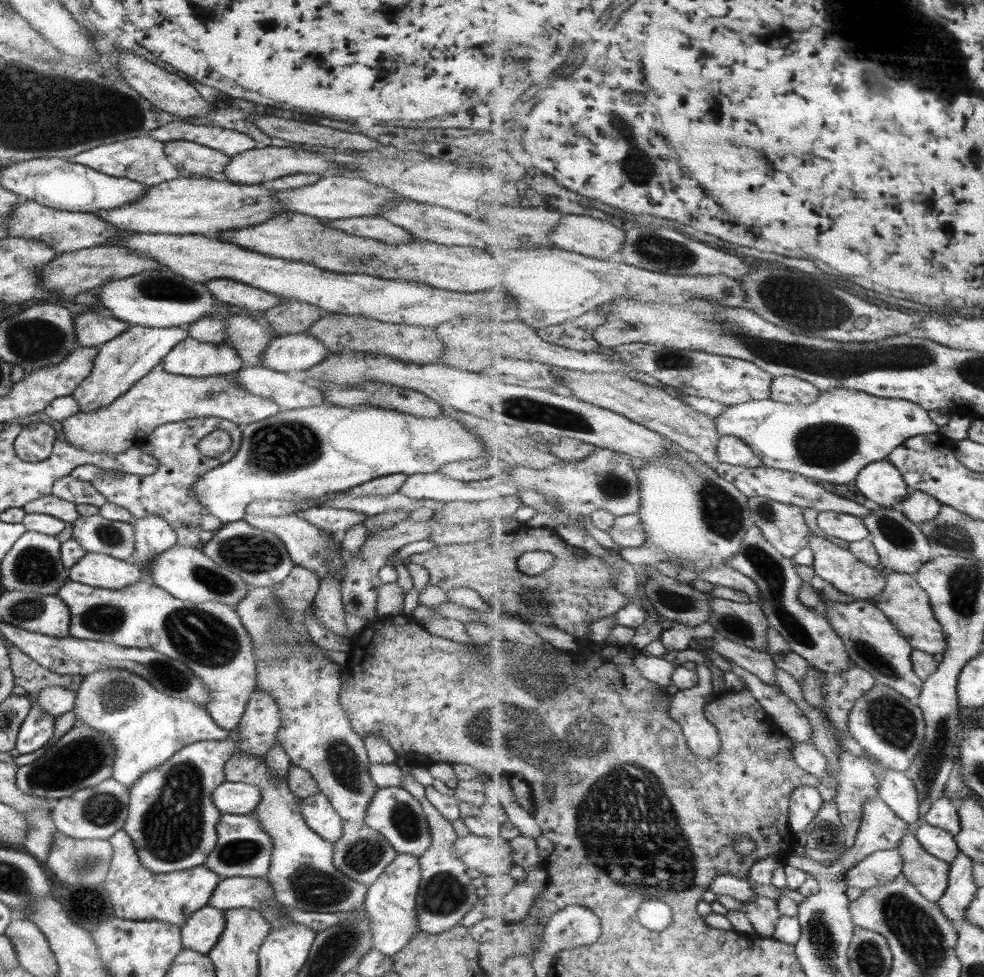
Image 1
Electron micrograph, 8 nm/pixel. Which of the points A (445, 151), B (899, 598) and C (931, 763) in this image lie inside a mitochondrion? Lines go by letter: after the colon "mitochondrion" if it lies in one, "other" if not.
A: other
B: other
C: mitochondrion

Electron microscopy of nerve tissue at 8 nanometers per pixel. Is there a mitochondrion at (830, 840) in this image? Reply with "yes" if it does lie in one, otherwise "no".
no

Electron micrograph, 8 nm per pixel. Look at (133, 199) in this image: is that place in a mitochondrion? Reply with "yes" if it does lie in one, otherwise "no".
no

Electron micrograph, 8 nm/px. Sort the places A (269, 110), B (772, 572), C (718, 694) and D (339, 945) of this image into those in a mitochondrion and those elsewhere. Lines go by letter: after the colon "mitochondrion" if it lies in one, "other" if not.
A: other
B: mitochondrion
C: other
D: mitochondrion

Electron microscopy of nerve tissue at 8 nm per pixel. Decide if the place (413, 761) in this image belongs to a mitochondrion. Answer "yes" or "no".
no

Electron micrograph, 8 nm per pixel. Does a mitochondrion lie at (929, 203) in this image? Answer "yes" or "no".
no

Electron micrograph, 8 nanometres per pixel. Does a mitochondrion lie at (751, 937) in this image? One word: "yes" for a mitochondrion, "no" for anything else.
no

